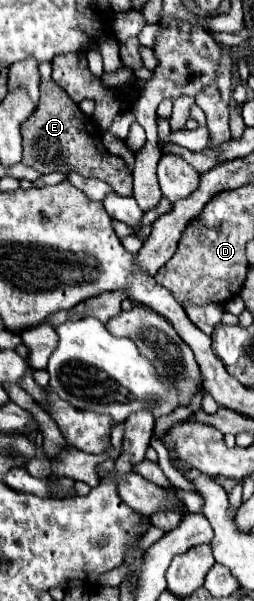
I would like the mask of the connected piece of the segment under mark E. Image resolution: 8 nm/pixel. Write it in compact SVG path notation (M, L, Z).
M54 82L40 84L40 104L34 114L22 124L22 140L24 140L24 158L26 166L32 166L40 174L52 172L76 172L84 178L100 178L114 188L120 196L132 196L132 172L126 168L124 160L112 156L100 140L100 130L94 120L78 108L70 100L70 96Z

